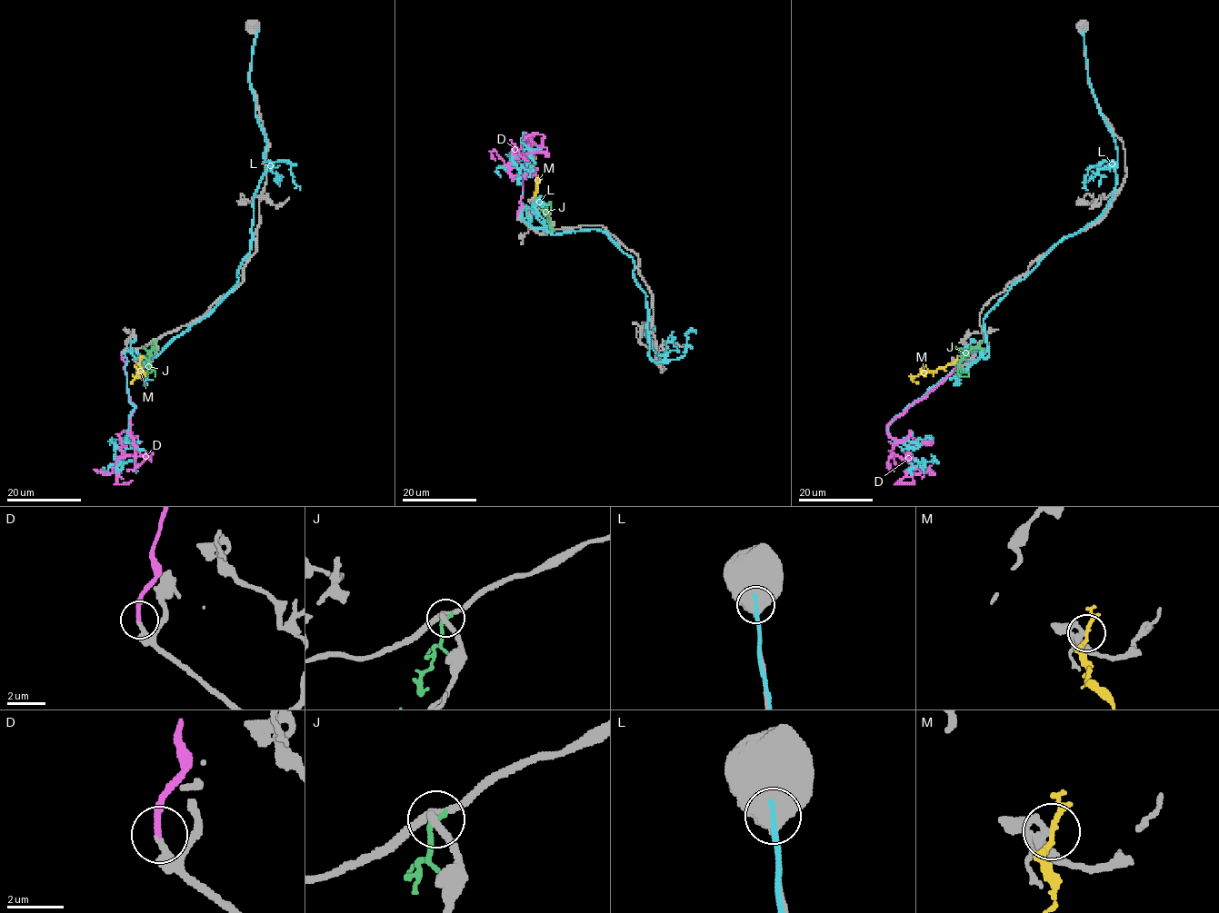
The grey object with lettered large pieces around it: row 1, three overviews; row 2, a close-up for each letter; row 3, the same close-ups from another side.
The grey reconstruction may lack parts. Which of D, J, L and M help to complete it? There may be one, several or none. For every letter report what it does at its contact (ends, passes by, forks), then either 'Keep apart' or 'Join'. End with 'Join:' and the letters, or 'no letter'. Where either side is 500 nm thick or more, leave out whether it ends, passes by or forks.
D: It ends there. Join
J: It ends there. Keep apart
L: Keep apart
M: It passes by. Keep apart
Join: D

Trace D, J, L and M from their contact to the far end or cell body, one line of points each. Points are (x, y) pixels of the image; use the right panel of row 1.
D: (969, 354), (887, 427), (900, 440), (910, 431), (912, 442), (903, 450), (919, 471), (904, 471), (914, 471)
J: (982, 341), (965, 352), (958, 362), (956, 373), (964, 376)
L: (1083, 32), (1116, 145), (1116, 187), (1096, 219), (988, 312), (988, 355), (971, 352), (888, 427), (928, 468)
M: (954, 361), (914, 376), (912, 380), (917, 383)

